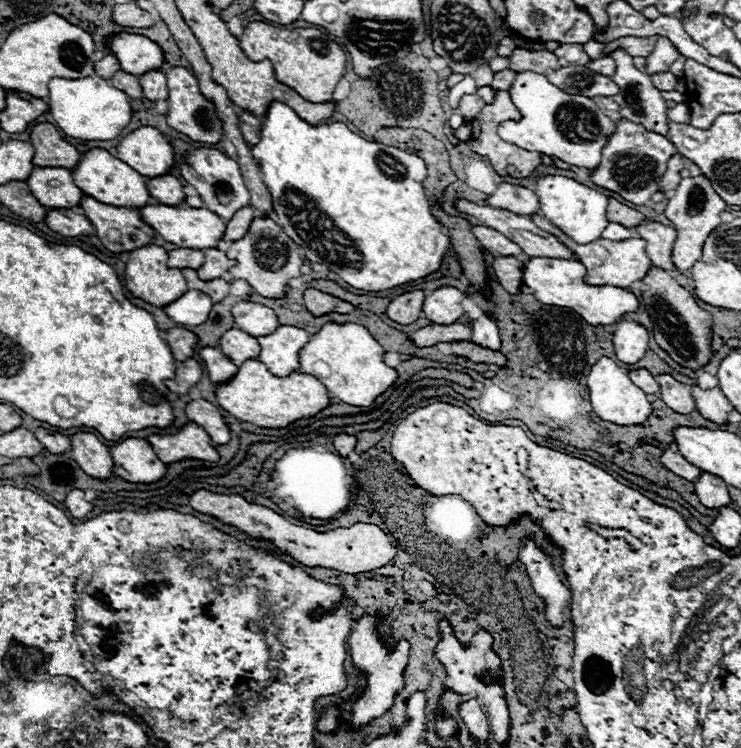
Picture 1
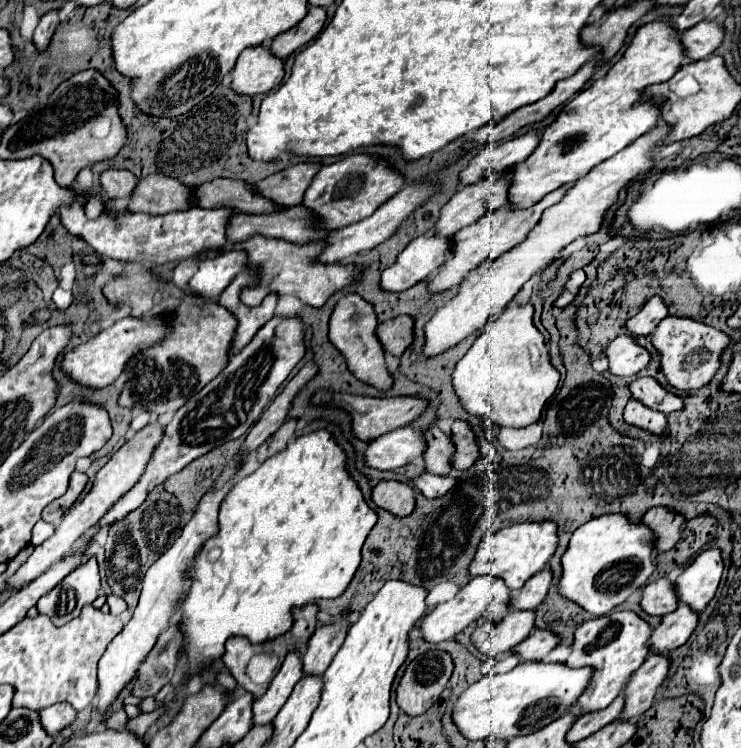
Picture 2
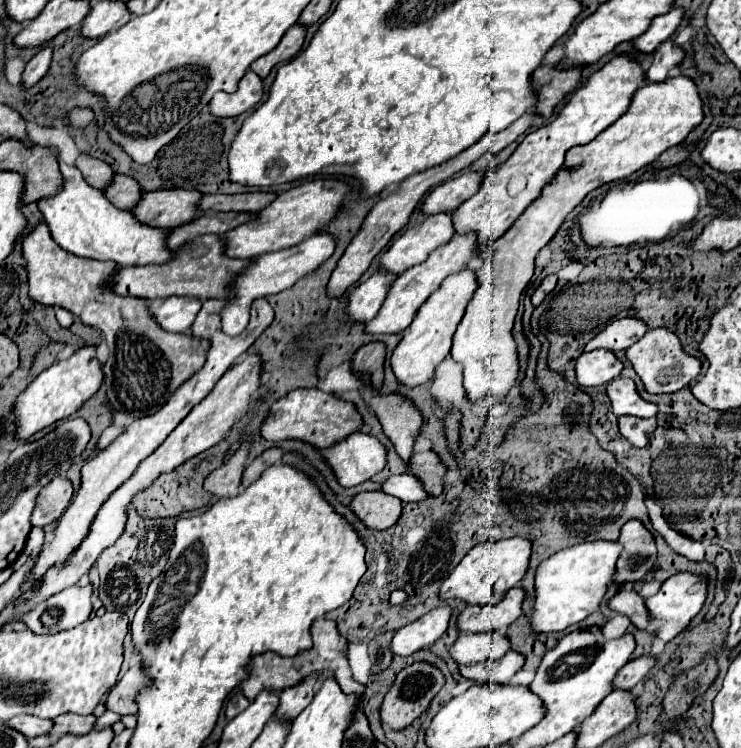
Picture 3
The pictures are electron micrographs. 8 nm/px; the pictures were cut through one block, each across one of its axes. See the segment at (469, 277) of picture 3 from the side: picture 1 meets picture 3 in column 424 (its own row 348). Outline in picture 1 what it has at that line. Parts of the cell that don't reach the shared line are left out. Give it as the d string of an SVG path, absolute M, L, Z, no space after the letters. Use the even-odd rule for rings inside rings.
M326 322L300 350L298 360L300 370L322 380L322 384L334 398L352 406L372 406L376 396L386 392L398 376L394 368L382 362L382 354L384 348L372 338L372 334L364 326L354 322Z

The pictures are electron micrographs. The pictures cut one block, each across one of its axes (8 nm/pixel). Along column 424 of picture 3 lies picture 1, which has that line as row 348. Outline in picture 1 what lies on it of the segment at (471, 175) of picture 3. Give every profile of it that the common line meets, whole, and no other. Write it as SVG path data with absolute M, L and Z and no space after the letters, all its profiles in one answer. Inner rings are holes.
M202 346L198 350L198 356L202 360L204 372L208 374L208 378L218 384L222 380L228 380L230 376L234 376L234 370L238 370L220 350L212 348L212 346Z

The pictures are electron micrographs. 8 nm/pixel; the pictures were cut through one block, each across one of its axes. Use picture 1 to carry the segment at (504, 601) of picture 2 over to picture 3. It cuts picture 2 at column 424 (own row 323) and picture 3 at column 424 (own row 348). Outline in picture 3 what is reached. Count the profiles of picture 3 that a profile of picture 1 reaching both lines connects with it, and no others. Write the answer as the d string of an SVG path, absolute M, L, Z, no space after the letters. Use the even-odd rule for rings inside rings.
M442 606L436 608L428 614L424 614L422 618L418 618L412 624L402 626L392 642L390 642L390 652L394 656L410 656L422 648L432 646L448 628L450 622L450 608Z

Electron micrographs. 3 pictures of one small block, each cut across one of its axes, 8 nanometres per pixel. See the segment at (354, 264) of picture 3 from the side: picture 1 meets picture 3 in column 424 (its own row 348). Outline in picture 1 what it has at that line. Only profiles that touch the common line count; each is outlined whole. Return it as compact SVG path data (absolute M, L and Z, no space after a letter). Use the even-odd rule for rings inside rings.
M170 328L164 332L166 342L170 344L170 350L174 354L174 360L182 362L196 352L196 336L184 328Z

